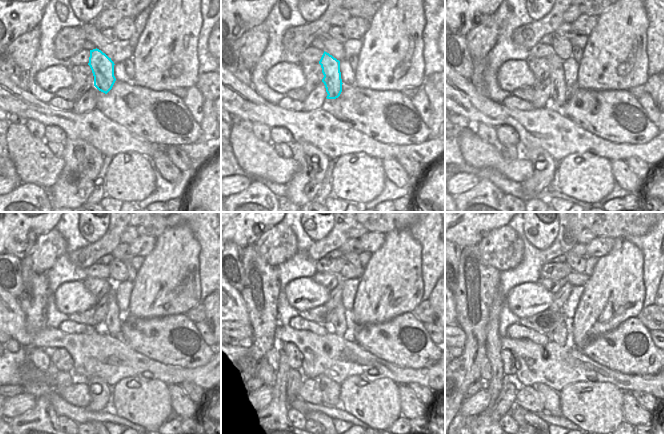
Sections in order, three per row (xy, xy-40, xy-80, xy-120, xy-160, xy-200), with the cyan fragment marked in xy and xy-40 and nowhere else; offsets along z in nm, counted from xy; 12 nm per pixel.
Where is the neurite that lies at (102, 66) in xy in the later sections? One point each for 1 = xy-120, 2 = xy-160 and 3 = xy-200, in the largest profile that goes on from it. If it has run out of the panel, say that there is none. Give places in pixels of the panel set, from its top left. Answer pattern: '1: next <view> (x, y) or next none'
1: next xy-120 (112, 323)
2: next xy-160 (339, 319)
3: next xy-200 (560, 334)

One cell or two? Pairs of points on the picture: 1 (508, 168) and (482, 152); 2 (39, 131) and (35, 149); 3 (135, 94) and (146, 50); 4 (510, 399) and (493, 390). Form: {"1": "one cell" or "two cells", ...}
{"1": "one cell", "2": "two cells", "3": "two cells", "4": "two cells"}

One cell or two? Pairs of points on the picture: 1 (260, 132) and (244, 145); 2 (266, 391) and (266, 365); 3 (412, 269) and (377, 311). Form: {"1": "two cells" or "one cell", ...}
{"1": "two cells", "2": "one cell", "3": "one cell"}

